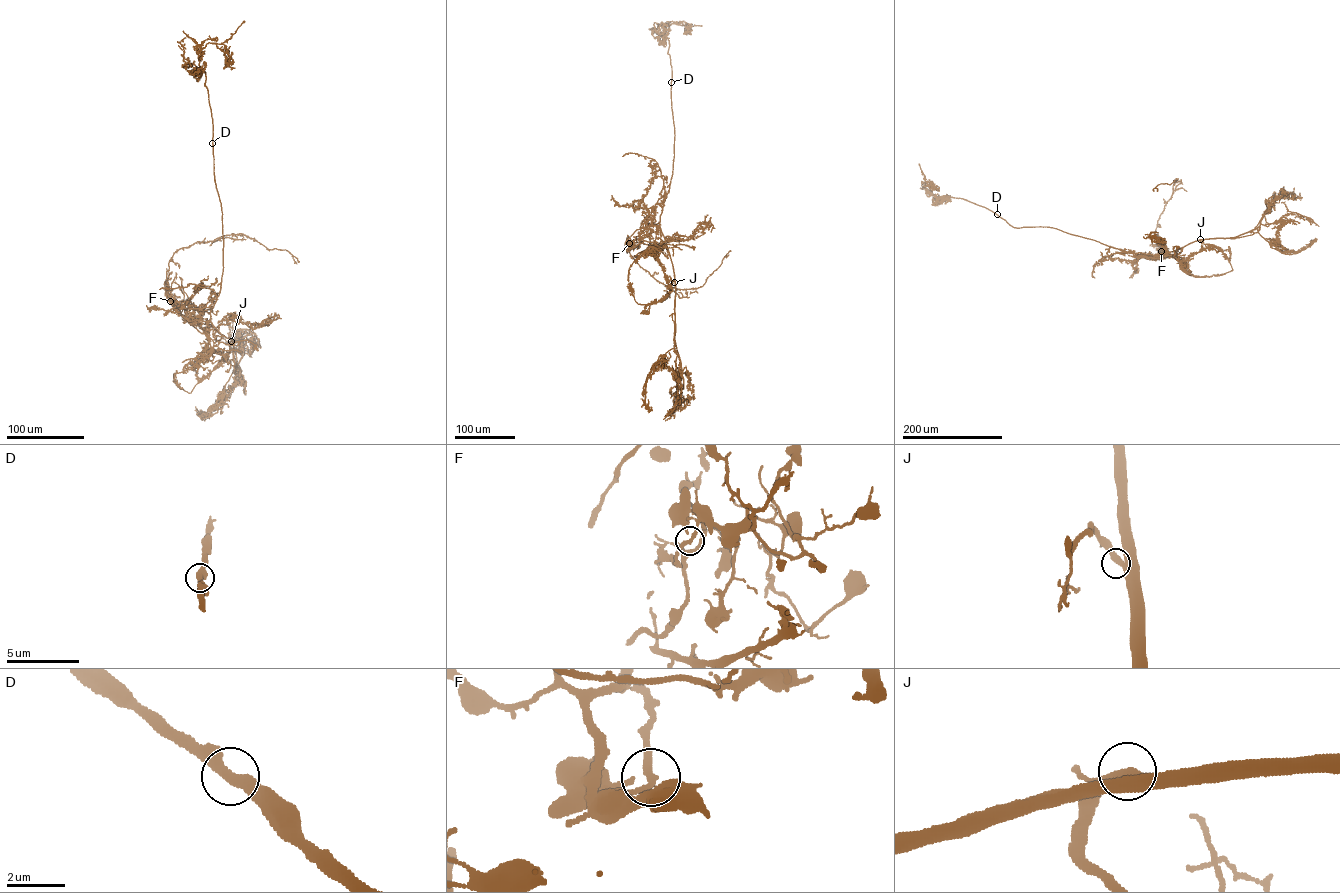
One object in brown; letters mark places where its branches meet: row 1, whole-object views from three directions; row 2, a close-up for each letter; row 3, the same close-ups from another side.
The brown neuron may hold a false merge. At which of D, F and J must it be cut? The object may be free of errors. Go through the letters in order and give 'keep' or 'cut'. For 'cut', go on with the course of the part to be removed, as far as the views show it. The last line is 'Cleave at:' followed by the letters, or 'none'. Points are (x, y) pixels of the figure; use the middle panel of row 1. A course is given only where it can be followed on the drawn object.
D: keep
F: cut | (629, 243), (627, 250), (629, 247), (630, 255), (641, 267), (667, 286), (679, 289), (702, 286), (731, 251)
J: keep
Cleave at: F

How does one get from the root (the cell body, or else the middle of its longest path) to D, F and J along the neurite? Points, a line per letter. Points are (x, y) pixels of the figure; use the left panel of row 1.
D: (221, 281), (222, 212), (215, 182), (212, 143)
F: (221, 281), (209, 321), (192, 316), (192, 324), (188, 321), (189, 324), (177, 304), (170, 301)
J: (221, 281), (210, 321), (231, 341)

